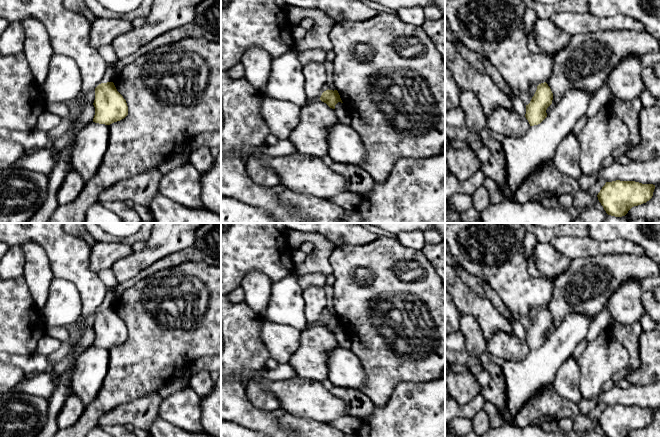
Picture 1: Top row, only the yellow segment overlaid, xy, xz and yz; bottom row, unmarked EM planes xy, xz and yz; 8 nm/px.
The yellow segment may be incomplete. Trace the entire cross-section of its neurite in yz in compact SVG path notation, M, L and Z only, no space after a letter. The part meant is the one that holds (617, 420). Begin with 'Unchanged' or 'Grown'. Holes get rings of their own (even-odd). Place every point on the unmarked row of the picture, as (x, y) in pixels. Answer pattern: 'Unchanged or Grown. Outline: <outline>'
Unchanged. Outline: M616 404L606 406L597 421L606 437L628 437L632 431L649 425L654 413L653 408Z

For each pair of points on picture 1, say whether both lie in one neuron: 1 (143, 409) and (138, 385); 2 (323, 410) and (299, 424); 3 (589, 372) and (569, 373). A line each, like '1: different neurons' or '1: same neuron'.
1: different neurons
2: different neurons
3: different neurons

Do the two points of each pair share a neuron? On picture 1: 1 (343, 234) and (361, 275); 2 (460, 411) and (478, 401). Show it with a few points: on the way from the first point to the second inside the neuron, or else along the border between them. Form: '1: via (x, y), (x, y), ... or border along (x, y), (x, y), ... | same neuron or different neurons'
1: border along (371, 241), (362, 245), (339, 245), (336, 247) | different neurons
2: via (464, 411), (468, 411), (474, 405) | same neuron

